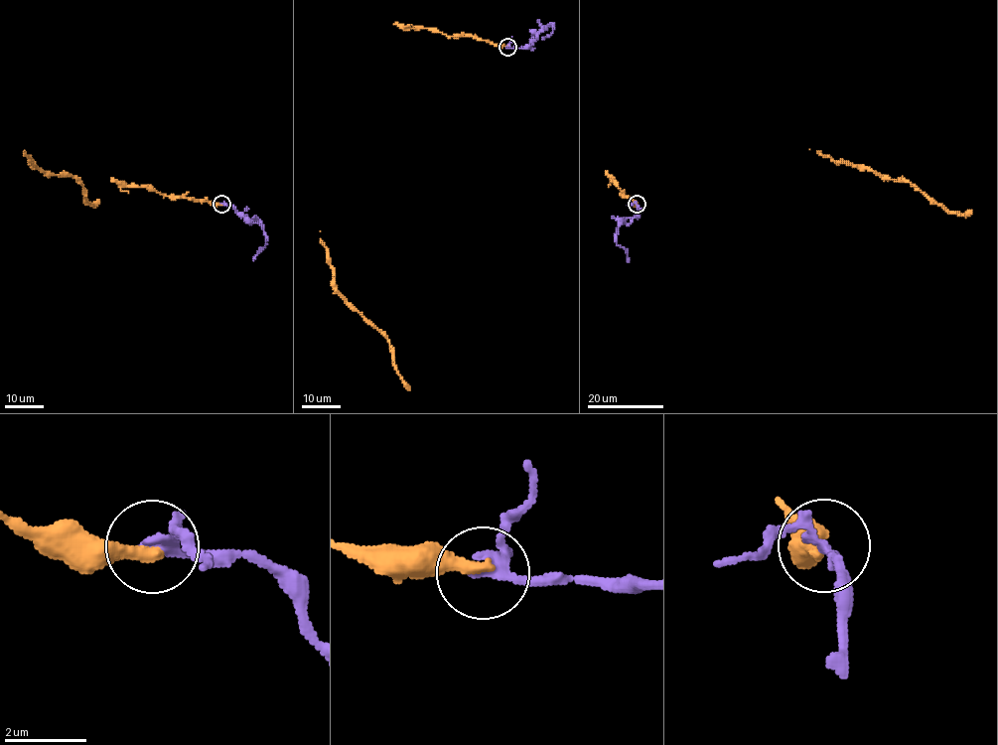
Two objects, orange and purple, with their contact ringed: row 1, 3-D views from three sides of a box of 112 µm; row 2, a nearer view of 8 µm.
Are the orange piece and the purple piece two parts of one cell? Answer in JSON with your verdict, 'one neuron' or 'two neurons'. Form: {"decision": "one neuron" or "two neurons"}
{"decision": "one neuron"}

